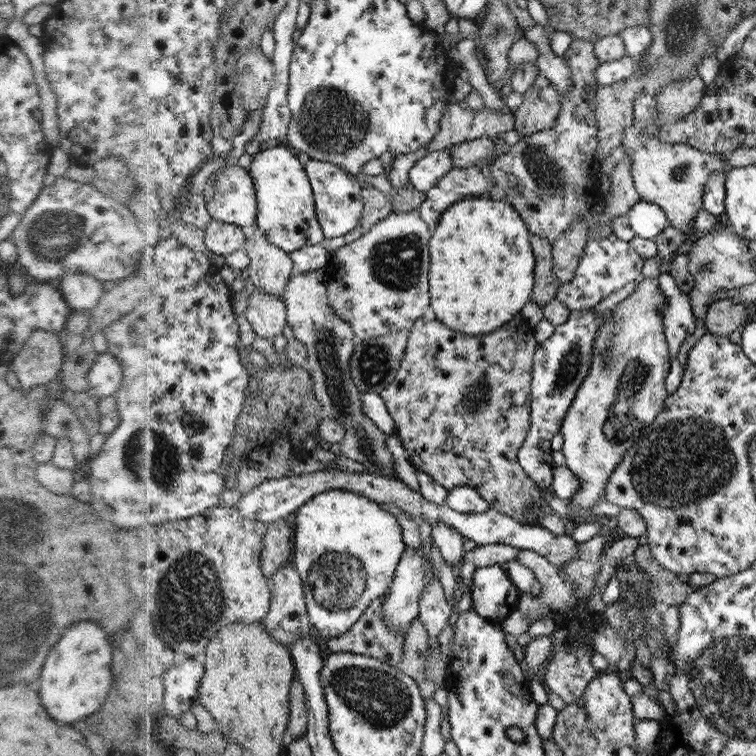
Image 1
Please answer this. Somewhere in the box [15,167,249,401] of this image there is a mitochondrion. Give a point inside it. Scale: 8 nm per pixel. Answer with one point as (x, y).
(56, 231)

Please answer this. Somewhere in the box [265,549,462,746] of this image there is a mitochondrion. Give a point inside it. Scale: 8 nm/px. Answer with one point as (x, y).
(382, 701)

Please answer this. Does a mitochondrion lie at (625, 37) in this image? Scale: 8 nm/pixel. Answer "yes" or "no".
no

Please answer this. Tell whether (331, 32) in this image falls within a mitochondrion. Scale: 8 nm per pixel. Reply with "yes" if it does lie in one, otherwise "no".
no

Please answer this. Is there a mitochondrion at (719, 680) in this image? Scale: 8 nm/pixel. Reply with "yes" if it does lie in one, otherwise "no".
yes

